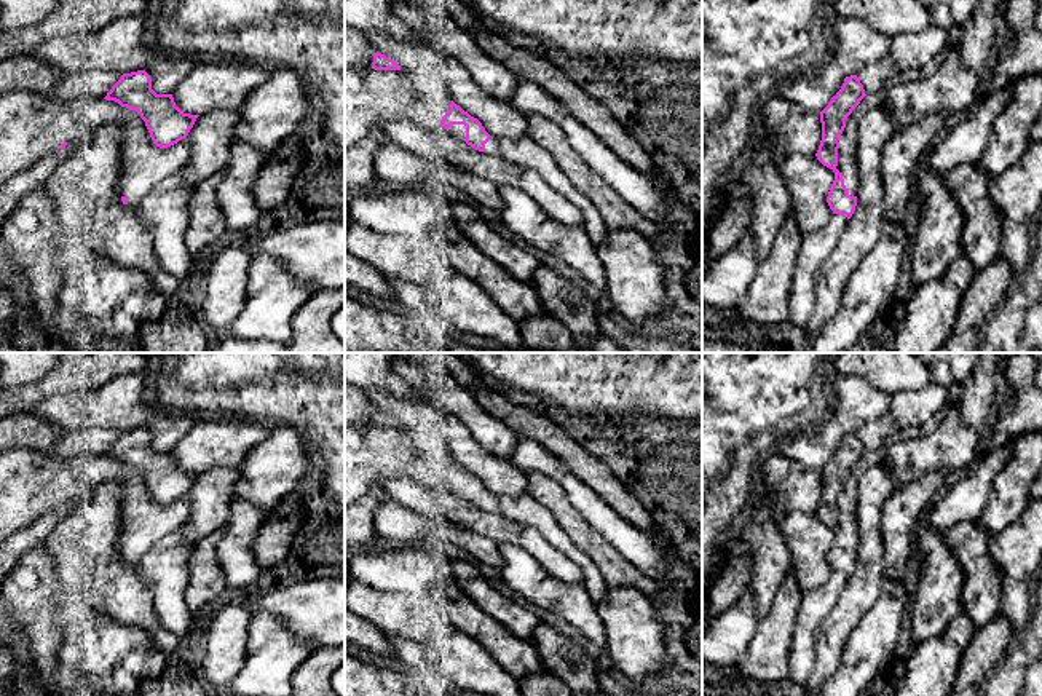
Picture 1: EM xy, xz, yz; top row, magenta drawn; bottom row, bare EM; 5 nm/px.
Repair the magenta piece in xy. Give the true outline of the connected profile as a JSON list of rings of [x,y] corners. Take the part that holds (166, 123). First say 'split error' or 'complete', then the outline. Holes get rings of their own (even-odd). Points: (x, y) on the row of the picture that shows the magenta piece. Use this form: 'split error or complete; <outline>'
complete; [[[145,70],[123,73],[104,97],[136,110],[145,121],[153,144],[168,148],[185,139],[199,115],[184,113],[172,94],[156,94]]]

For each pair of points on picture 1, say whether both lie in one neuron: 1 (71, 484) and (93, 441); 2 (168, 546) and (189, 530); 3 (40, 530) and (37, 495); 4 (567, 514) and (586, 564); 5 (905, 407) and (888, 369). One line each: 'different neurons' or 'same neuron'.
1: different neurons
2: different neurons
3: different neurons
4: different neurons
5: different neurons

